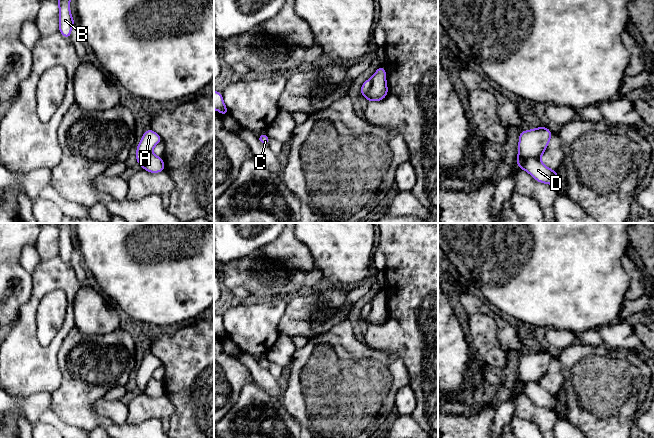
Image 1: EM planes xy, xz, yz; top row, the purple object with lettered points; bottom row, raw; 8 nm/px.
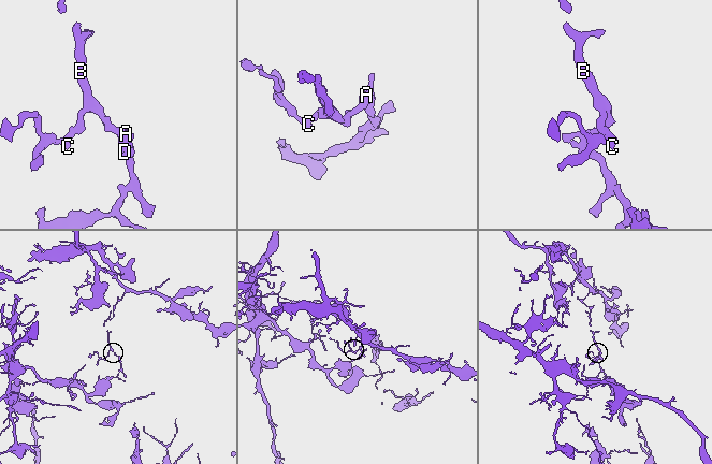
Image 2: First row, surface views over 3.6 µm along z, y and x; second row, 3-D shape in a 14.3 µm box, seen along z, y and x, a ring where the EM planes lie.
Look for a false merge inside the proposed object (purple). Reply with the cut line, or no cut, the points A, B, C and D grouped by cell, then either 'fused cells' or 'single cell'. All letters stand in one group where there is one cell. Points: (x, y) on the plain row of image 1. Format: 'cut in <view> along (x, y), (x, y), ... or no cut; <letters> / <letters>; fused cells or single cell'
cut in yz along (539, 382), (525, 382), (517, 387); A B C / D; fused cells

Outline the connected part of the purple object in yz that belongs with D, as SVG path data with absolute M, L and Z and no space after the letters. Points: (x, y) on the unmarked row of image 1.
M538 382L525 383L522 393L527 395L536 405L544 408L554 410L559 402L555 394L546 391Z

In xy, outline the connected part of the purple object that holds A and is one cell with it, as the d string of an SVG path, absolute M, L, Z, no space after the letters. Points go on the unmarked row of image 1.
M148 353L144 356L136 373L137 387L142 392L144 391L149 380L152 378L153 372L160 366L162 366L161 360L153 354Z

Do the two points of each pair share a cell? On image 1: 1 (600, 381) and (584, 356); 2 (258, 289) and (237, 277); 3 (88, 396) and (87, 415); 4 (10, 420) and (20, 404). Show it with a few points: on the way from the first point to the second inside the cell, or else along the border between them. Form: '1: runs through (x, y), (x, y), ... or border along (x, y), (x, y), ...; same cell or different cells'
1: runs through (598, 375), (585, 362); same cell
2: runs through (253, 284), (246, 277), (242, 277); same cell
3: runs through (87, 401), (87, 410); same cell
4: border along (10, 410), (22, 412), (25, 415); different cells

